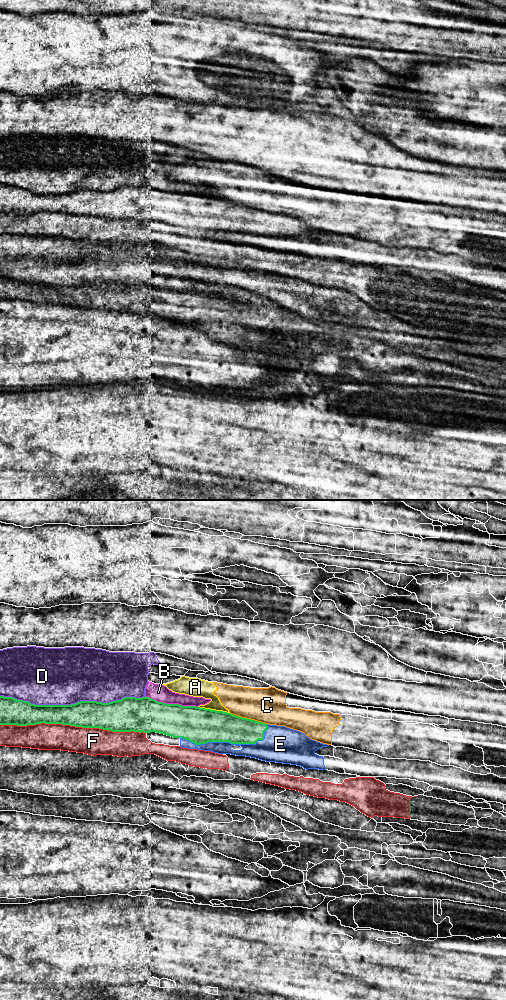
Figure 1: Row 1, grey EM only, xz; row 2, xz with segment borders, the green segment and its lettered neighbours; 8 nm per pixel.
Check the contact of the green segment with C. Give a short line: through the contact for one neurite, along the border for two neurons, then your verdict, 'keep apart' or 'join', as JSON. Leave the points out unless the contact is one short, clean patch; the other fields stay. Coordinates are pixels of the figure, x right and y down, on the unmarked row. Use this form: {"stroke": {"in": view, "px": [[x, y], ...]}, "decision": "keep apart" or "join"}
{"stroke": {"in": "xz", "px": [[230, 200], [266, 212]]}, "decision": "keep apart"}

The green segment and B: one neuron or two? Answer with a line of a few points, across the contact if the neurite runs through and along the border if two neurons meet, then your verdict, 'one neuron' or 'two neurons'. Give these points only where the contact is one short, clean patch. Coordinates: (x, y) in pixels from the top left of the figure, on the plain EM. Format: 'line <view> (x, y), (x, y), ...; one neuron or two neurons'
two neurons

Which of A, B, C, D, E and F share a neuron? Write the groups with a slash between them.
A C / B D / E / F

